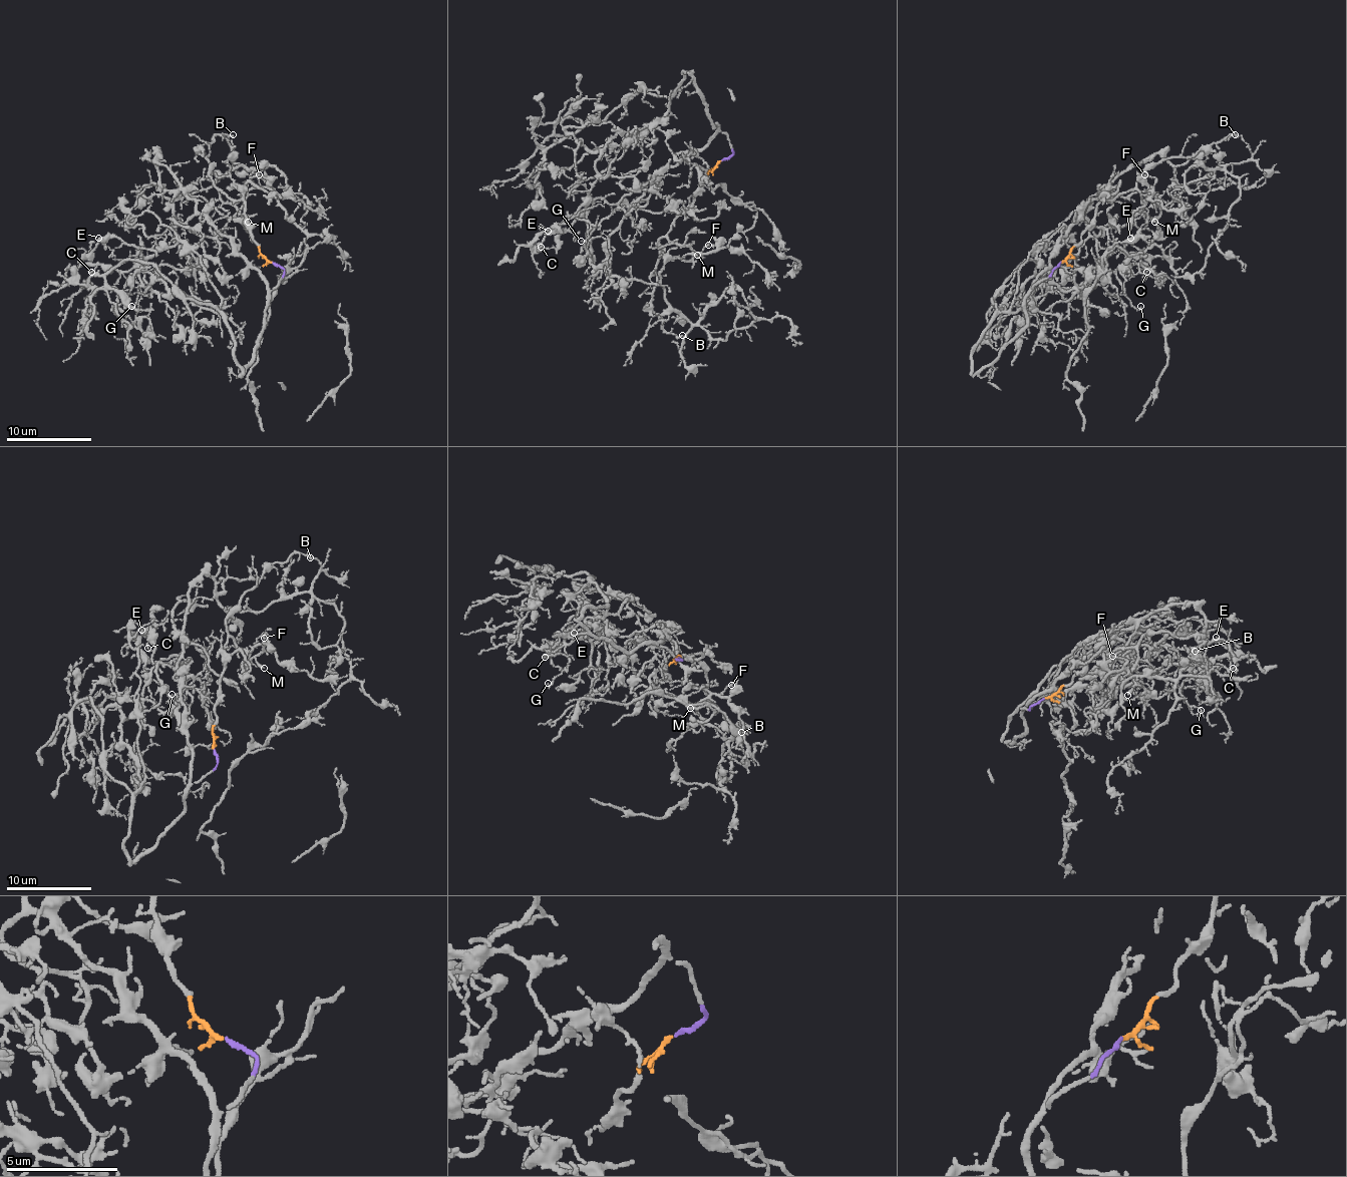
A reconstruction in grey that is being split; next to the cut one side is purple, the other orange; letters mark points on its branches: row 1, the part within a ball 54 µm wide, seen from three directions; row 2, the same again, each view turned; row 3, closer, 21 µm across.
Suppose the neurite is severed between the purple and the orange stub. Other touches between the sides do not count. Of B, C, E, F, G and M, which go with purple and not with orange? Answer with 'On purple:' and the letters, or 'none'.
On purple: C, E, G

